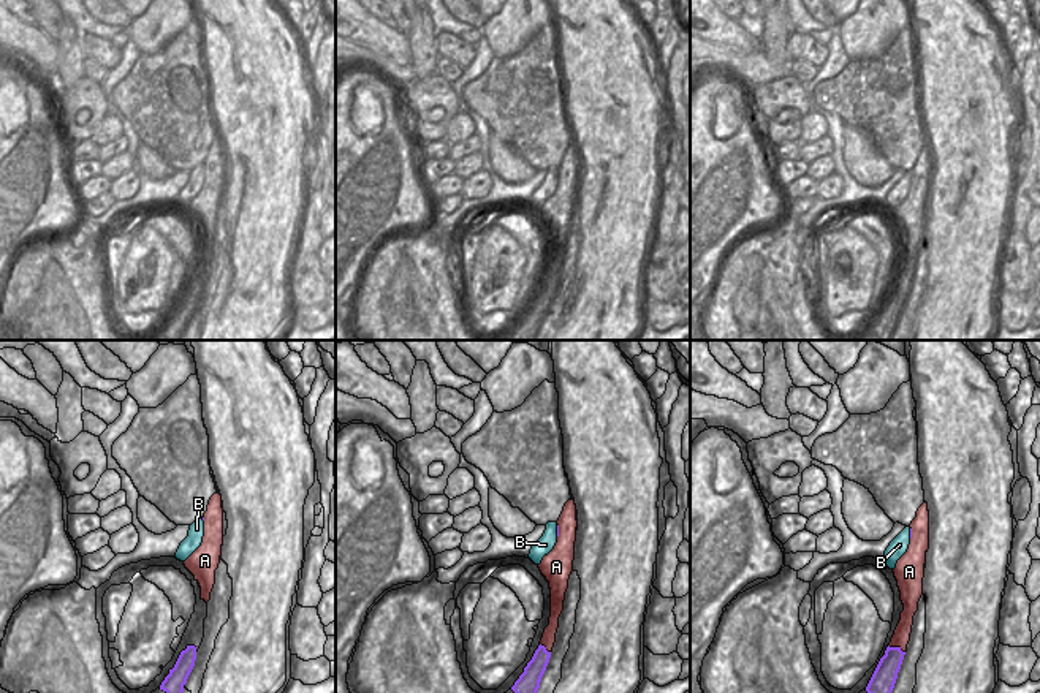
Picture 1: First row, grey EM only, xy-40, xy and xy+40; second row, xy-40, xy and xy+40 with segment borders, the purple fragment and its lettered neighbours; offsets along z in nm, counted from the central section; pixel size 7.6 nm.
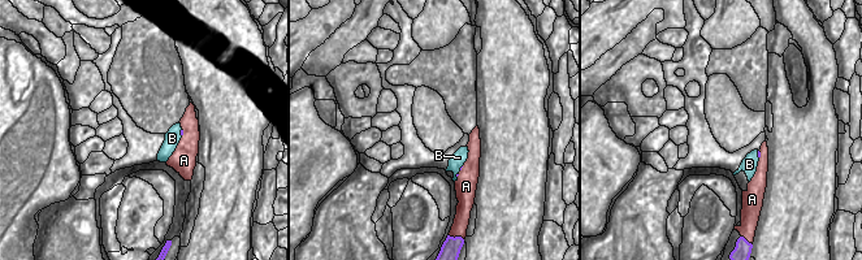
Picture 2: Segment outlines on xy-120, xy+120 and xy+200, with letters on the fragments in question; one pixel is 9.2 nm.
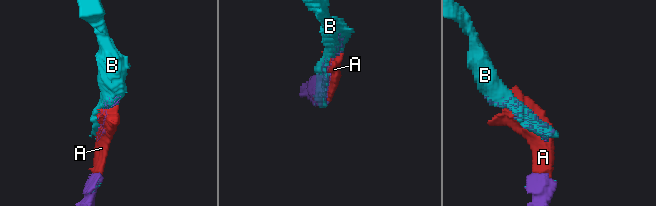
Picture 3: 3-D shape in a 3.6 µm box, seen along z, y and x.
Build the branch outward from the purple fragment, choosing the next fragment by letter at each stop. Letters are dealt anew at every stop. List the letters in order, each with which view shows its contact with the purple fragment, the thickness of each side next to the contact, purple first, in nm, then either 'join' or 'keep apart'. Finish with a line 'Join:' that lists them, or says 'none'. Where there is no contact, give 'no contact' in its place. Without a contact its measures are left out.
A: xy+40 | 180/130 nm | keep apart
B: xy | 20/140 nm | join
Join: B

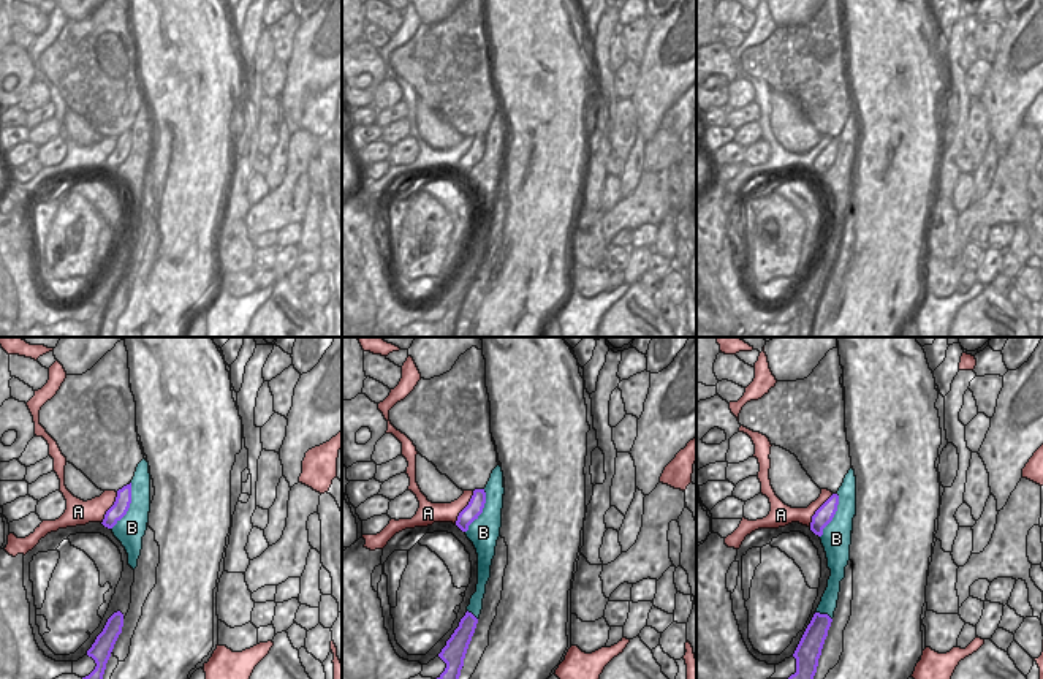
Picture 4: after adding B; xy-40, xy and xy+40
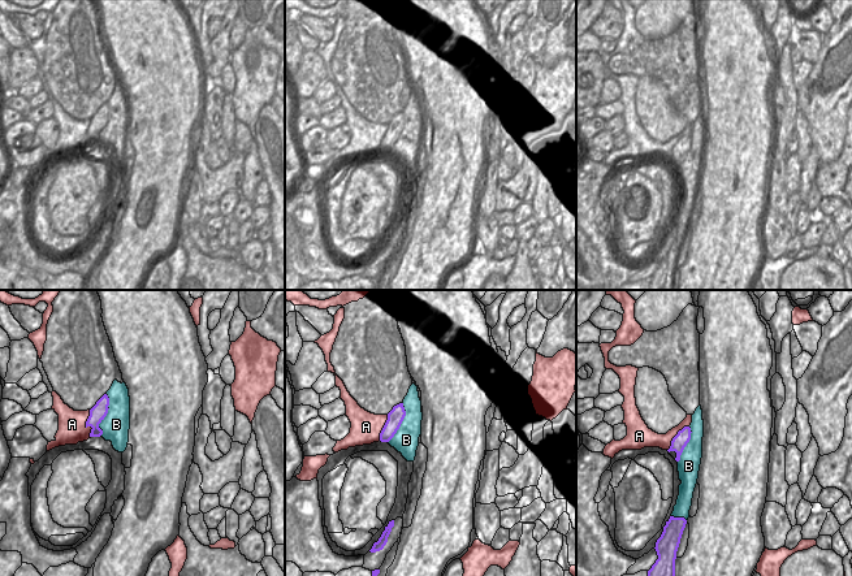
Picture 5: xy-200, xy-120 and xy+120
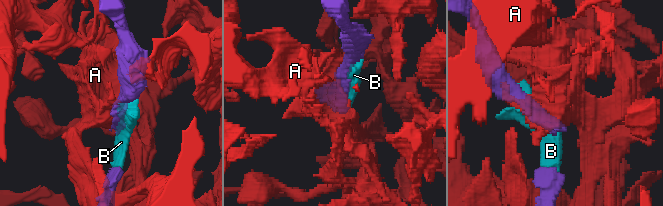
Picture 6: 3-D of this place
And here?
A: xy | 120/150 nm | keep apart
B: xy-40 | 120/220 nm | keep apart
Join: none

